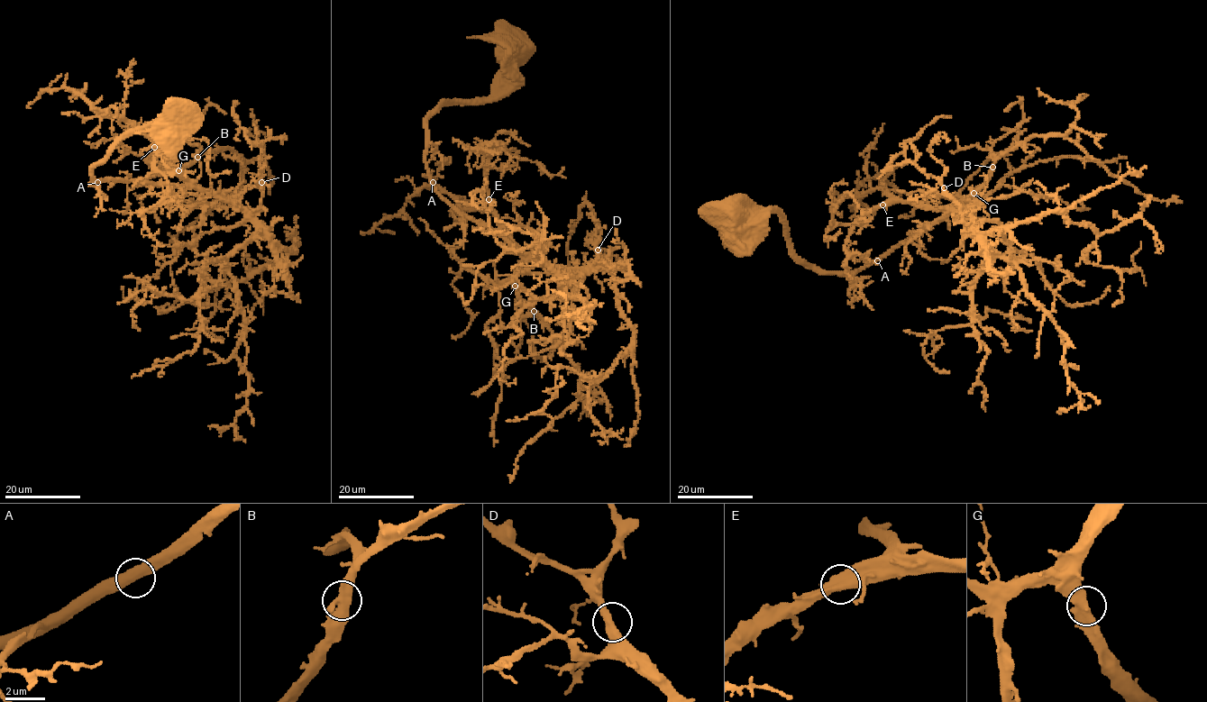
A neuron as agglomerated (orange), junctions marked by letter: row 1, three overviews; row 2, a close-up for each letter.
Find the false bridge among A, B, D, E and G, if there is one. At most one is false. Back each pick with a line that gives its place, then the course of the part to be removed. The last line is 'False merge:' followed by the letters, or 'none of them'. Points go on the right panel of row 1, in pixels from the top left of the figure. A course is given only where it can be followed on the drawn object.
False merge: none of them

